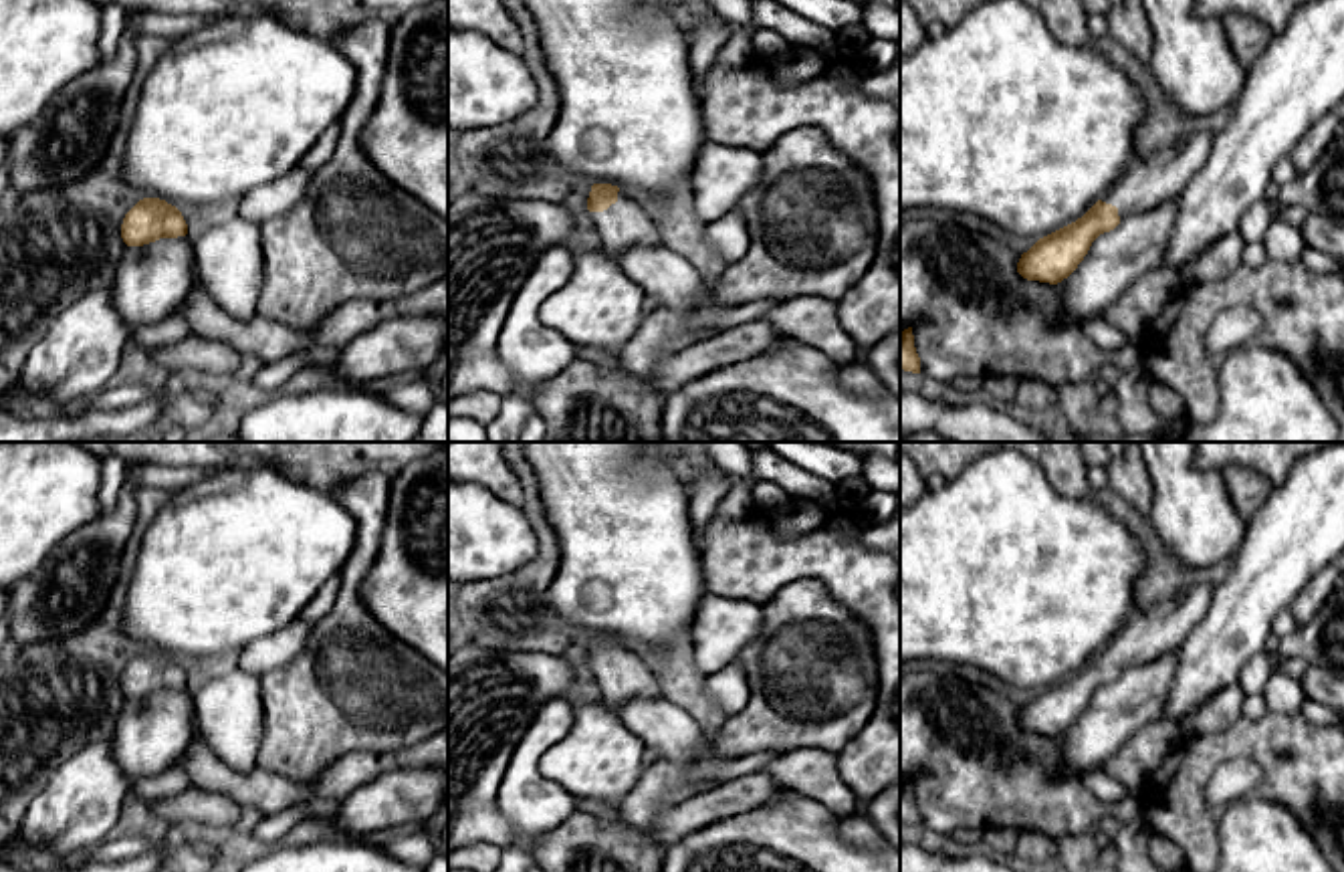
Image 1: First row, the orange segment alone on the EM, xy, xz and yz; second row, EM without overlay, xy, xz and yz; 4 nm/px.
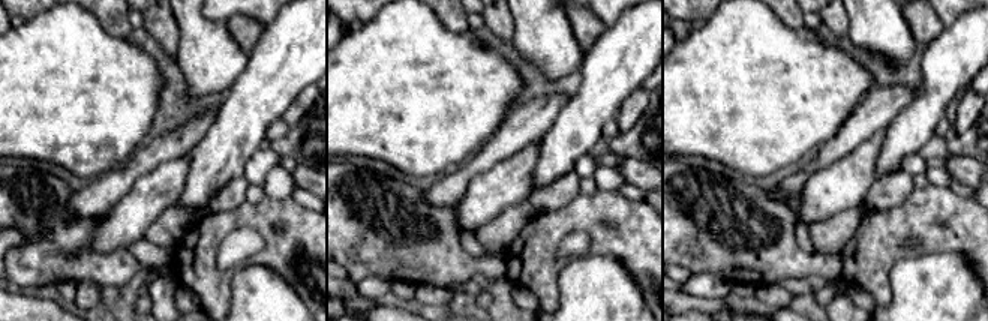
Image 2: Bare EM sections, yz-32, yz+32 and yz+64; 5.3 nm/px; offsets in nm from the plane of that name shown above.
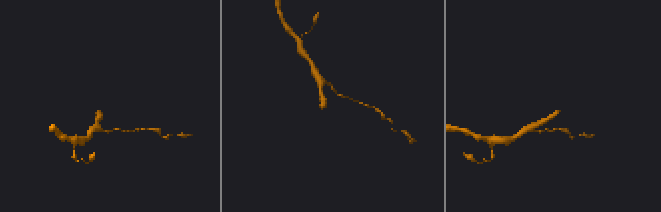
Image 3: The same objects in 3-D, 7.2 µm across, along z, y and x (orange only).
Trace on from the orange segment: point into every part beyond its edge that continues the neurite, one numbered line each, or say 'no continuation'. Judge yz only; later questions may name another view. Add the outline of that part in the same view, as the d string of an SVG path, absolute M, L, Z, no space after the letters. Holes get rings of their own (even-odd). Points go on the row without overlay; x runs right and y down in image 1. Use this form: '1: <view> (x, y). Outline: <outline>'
1: yz (1145, 648). Outline: M1203 583L1152 604L1130 620L1102 650L1102 654L1118 660L1120 676L1100 686L1078 721L1059 735L1057 775L1074 773L1082 777L1090 769L1102 769L1136 731L1162 721L1168 688L1177 670L1177 648L1205 616L1213 591L1215 585Z

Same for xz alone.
1: xz (630, 691). Outline: M626 644L603 664L589 664L603 704L658 759L672 761L682 773L708 763L708 735L698 723L670 702L648 664Z

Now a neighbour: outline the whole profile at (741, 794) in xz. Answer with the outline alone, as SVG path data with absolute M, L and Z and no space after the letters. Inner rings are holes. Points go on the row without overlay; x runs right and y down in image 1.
M767 771L747 773L672 805L644 832L652 844L668 848L712 822L757 809L779 791L781 783Z

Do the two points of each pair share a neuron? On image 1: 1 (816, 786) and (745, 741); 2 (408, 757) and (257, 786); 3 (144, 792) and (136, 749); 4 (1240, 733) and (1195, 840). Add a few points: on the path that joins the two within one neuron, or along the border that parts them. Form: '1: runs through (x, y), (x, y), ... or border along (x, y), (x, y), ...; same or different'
1: border along (826, 747), (794, 747), (779, 755); different
2: runs through (370, 766), (311, 792), (295, 792); same
3: border along (178, 757), (132, 786); different
4: runs through (1211, 757), (1193, 776), (1193, 812); same

